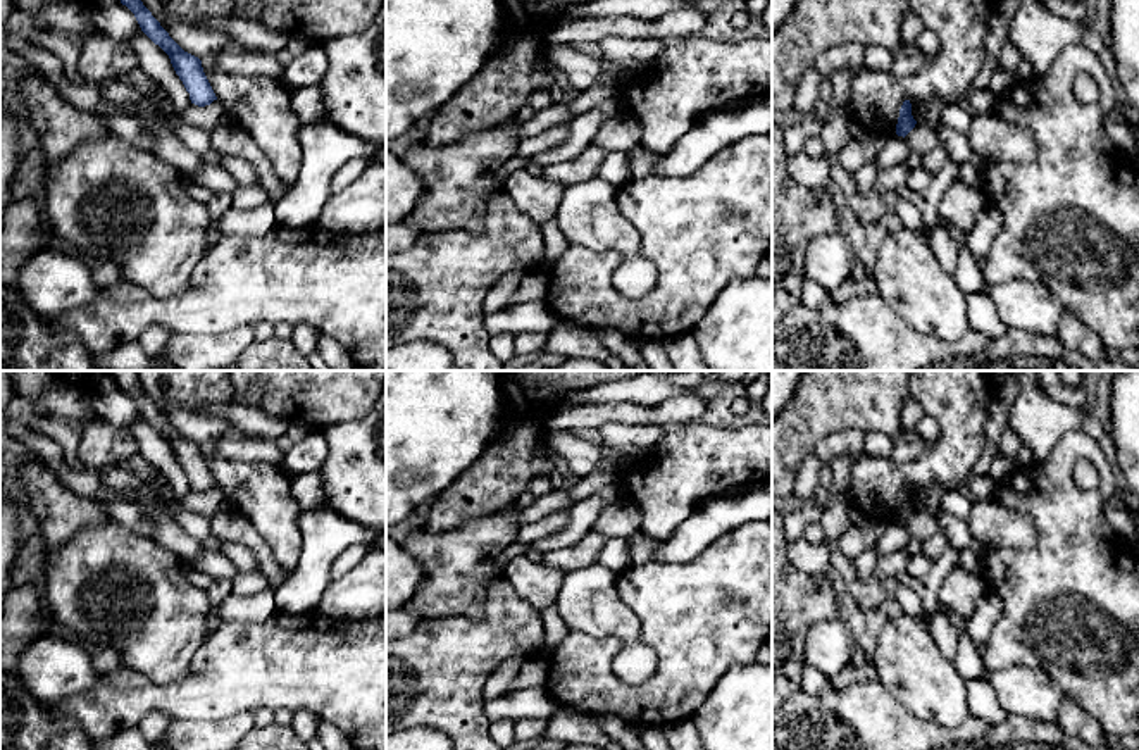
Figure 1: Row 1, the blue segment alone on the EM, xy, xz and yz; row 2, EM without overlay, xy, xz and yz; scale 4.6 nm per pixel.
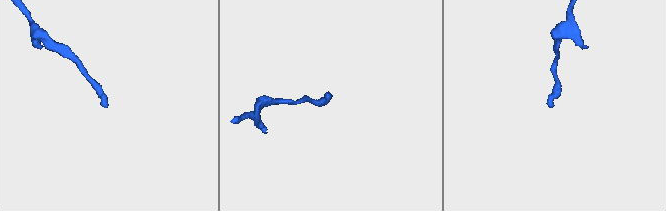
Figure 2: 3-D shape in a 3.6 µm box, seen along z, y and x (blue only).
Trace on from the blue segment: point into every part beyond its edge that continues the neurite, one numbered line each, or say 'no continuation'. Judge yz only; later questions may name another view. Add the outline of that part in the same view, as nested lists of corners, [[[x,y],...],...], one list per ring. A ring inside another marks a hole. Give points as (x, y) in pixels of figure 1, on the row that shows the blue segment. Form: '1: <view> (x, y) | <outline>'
no continuation

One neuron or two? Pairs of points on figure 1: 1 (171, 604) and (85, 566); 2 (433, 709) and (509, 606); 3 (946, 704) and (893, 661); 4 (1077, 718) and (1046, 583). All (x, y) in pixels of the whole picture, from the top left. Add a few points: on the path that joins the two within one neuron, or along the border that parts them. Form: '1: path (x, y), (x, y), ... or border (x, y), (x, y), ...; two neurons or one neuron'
1: path (150, 604), (140, 604), (130, 593), (105, 585); one neuron
2: path (443, 683), (495, 631); one neuron
3: path (933, 690), (907, 664); one neuron
4: border (1065, 695), (1086, 711), (1103, 731); two neurons

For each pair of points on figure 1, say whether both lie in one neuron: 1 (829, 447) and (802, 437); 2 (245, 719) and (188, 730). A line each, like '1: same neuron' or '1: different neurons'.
1: different neurons
2: same neuron

